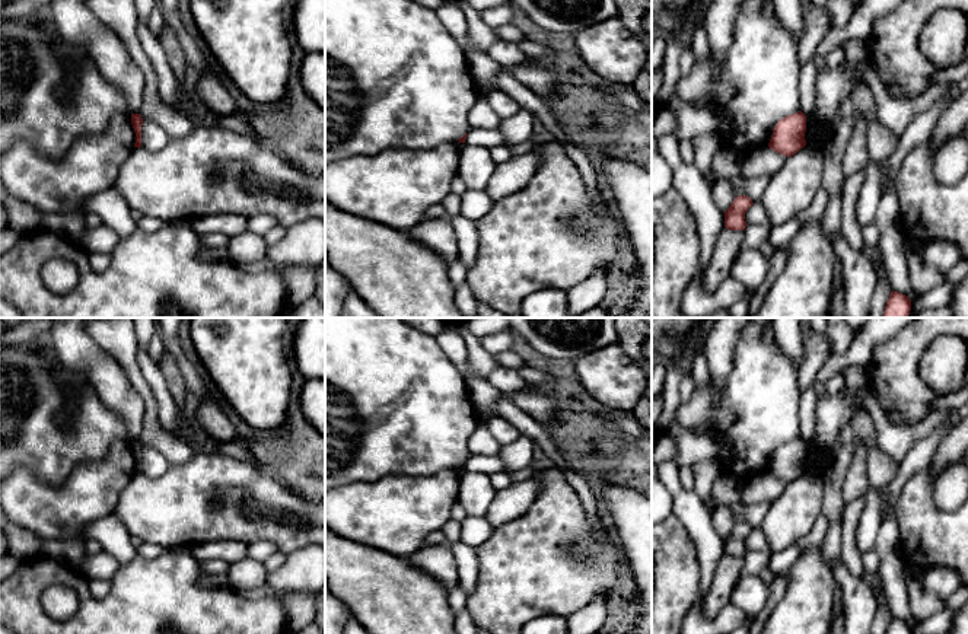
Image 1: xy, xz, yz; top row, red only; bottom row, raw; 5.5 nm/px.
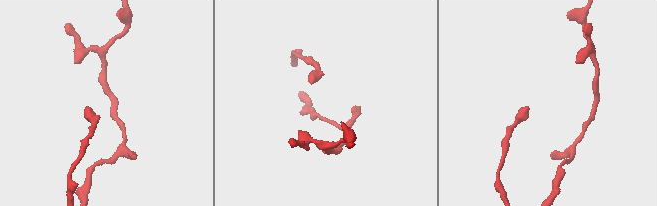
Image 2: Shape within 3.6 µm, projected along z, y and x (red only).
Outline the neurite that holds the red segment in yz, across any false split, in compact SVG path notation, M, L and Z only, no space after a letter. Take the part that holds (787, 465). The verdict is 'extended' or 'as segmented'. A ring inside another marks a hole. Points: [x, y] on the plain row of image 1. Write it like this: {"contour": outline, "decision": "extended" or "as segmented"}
{"contour": "M799 437L781 445L770 465L768 474L783 482L793 482L806 472L806 442Z", "decision": "as segmented"}

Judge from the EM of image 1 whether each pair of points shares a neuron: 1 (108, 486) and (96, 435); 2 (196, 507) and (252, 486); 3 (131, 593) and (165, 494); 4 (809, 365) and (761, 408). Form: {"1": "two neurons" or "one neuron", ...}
{"1": "two neurons", "2": "one neuron", "3": "two neurons", "4": "two neurons"}

